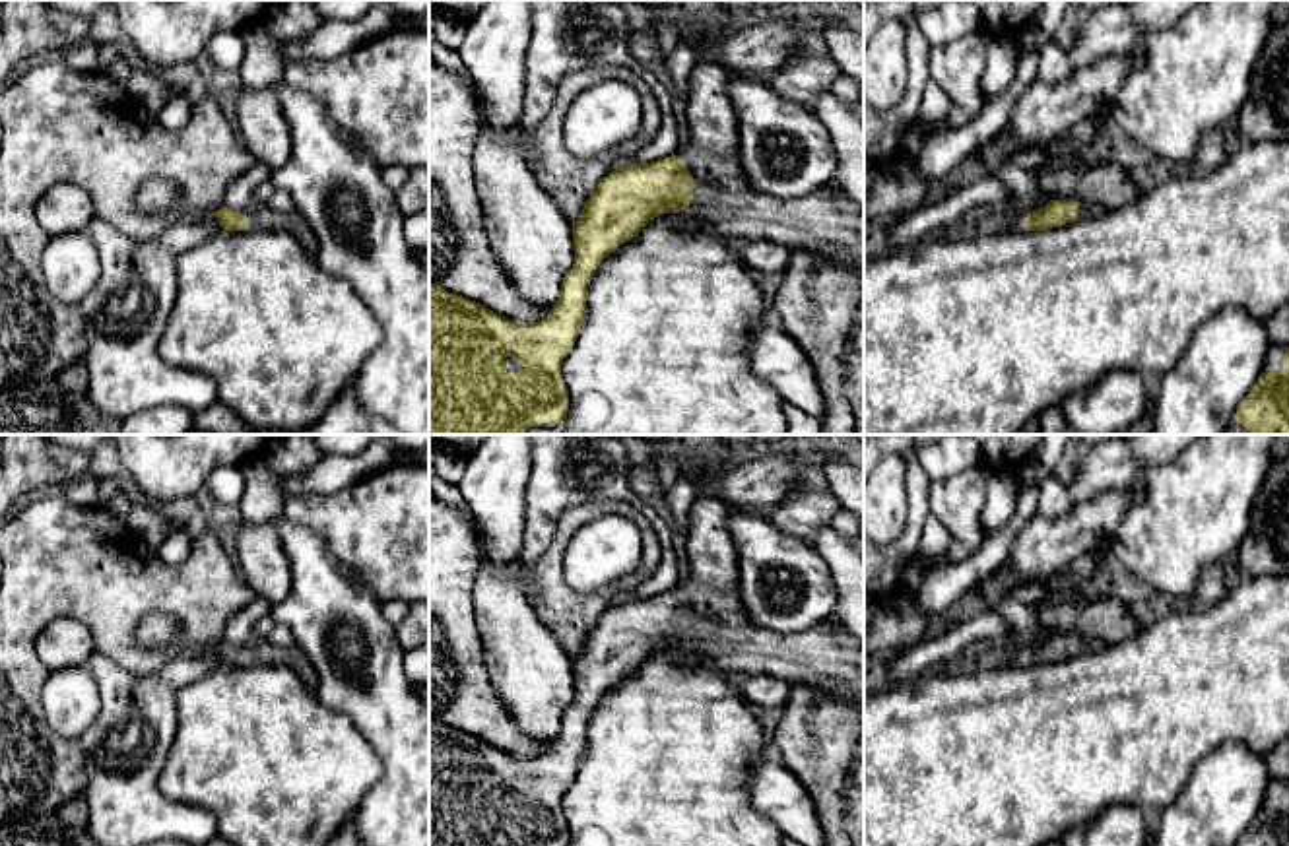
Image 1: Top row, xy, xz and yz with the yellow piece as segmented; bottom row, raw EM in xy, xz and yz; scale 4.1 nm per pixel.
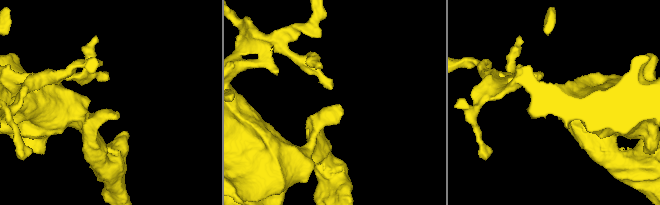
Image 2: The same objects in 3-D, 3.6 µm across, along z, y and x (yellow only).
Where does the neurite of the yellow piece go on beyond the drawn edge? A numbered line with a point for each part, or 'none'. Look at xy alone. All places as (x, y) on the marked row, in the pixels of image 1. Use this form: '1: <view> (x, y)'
1: xy (263, 220)

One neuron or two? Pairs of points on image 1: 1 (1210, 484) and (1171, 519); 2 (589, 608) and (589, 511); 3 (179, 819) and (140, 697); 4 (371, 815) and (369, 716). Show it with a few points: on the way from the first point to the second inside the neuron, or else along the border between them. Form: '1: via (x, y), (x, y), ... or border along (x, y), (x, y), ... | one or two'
1: via (1200, 493), (1181, 513) | one
2: via (627, 586), (649, 561), (645, 526), (627, 509) | one
3: via (148, 794), (142, 788), (140, 728) | one
4: via (393, 790), (393, 742) | one

